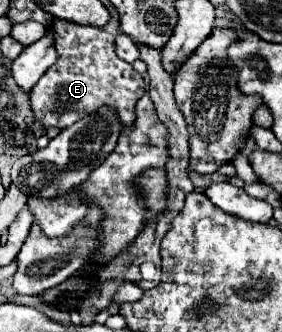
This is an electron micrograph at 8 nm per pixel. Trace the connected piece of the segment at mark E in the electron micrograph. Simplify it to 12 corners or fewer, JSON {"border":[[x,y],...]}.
{"border":[[54,20],[58,60],[28,92],[46,128],[100,106],[130,126],[144,80],[96,26]]}

